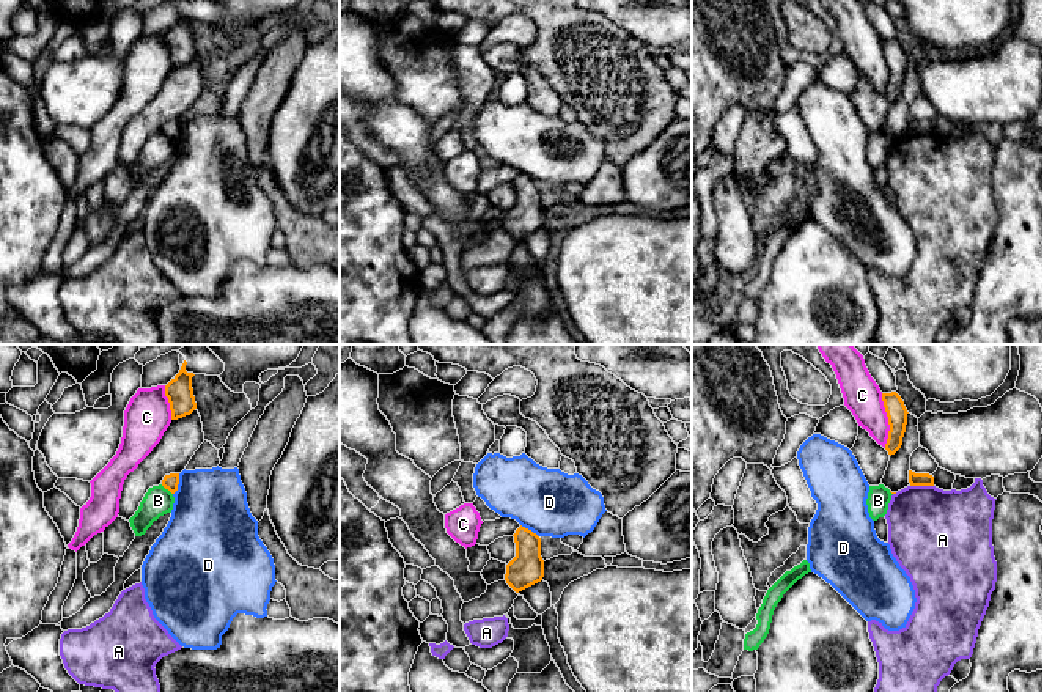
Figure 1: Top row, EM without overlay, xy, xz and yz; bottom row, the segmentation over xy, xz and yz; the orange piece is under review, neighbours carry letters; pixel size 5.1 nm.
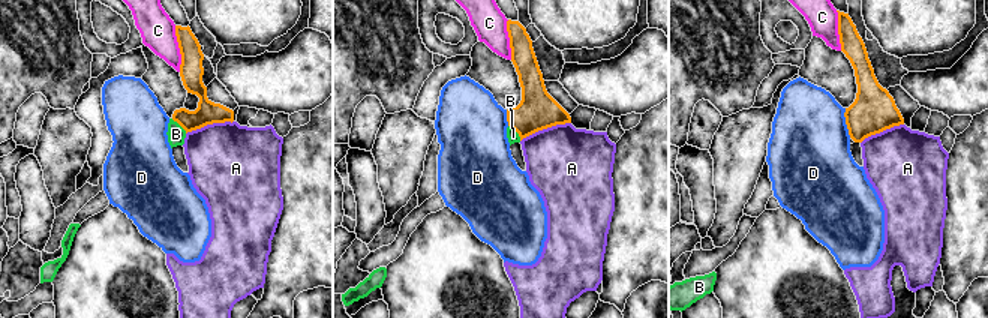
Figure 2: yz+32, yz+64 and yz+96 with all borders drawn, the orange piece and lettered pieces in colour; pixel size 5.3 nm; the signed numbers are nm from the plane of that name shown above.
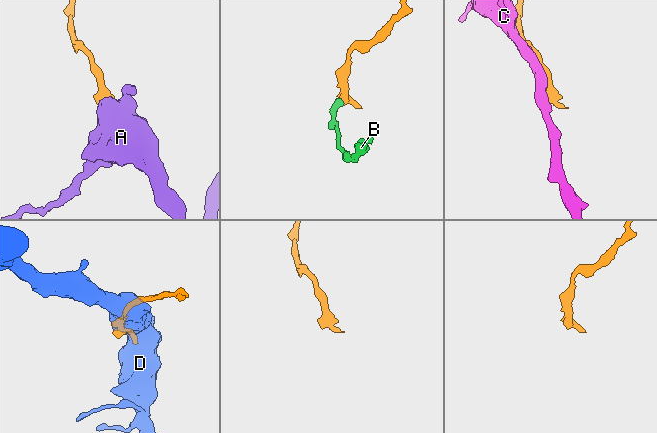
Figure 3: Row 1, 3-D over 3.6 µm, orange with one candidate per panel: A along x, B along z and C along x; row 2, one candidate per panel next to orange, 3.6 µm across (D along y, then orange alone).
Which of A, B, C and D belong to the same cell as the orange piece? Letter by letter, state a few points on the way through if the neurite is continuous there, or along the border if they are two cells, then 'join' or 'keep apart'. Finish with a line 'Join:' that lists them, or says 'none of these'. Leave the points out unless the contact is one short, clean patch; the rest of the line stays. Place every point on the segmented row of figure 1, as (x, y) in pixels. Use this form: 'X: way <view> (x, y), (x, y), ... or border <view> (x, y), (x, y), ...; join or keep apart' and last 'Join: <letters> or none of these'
A: border yz (911, 485), (933, 486); keep apart
B: border xy (161, 485), (172, 494); keep apart
C: keep apart
D: keep apart
Join: none of these

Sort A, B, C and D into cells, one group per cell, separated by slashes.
A / B / C / D

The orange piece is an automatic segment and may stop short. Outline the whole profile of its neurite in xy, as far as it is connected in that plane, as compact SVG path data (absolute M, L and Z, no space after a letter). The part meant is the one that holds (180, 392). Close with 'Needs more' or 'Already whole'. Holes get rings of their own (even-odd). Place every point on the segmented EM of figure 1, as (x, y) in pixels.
M184 360L179 373L165 385L165 396L170 403L171 420L190 415L197 409L192 377L193 373L186 371L187 362Z. Already whole

